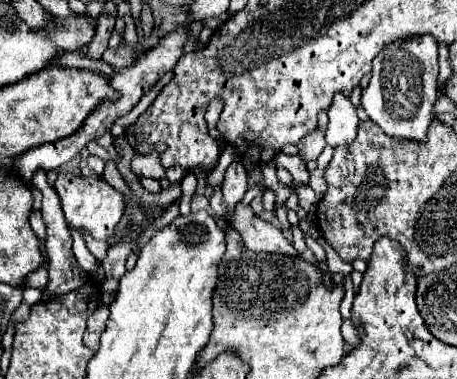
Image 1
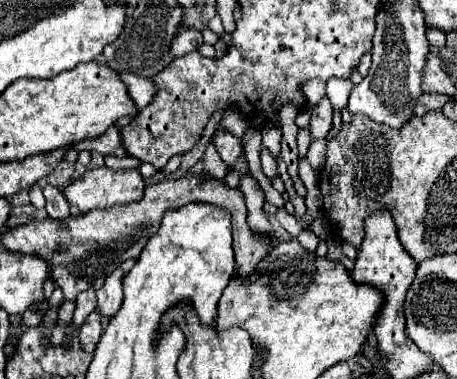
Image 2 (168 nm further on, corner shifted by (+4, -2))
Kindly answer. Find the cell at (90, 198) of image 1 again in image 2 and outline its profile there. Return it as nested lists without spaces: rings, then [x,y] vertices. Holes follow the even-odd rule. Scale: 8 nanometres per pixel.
[[[107,166],[87,170],[85,178],[71,182],[63,194],[69,204],[81,212],[95,208],[107,208],[117,204],[129,204],[143,198],[145,180],[139,170],[111,170]]]

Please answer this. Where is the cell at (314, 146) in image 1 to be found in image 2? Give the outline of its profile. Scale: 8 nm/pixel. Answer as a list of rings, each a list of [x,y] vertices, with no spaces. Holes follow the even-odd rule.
[[[325,96],[319,100],[319,104],[311,112],[311,124],[309,124],[311,138],[313,140],[325,138],[327,132],[331,130],[331,126],[333,126],[333,106],[331,106],[329,98]]]

